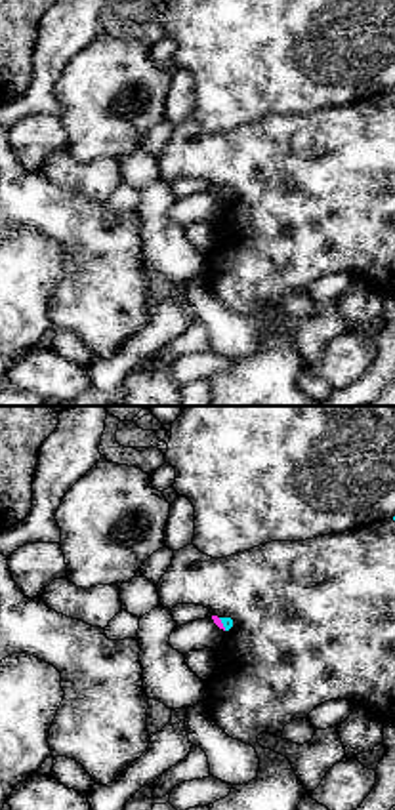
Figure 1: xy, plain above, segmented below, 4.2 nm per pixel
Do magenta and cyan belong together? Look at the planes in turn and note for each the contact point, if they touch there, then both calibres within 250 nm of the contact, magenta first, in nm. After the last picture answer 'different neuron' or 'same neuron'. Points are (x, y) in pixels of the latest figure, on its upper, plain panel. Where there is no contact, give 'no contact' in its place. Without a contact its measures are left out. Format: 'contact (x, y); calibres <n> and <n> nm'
contact (222, 197); calibres 30 and 50 nm

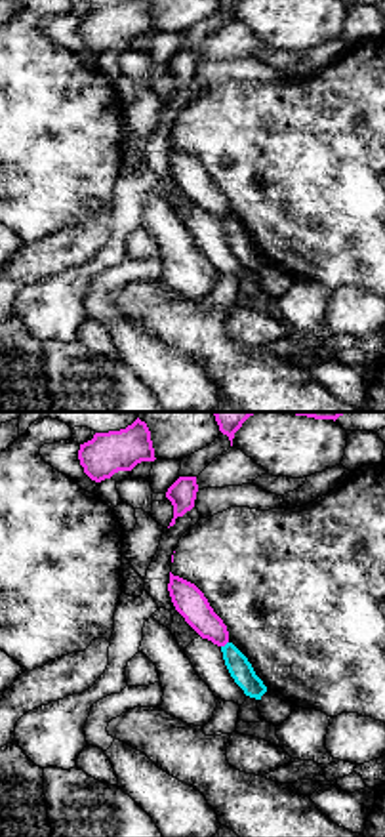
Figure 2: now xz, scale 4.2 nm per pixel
contact (223, 218); calibres 140 and 100 nm

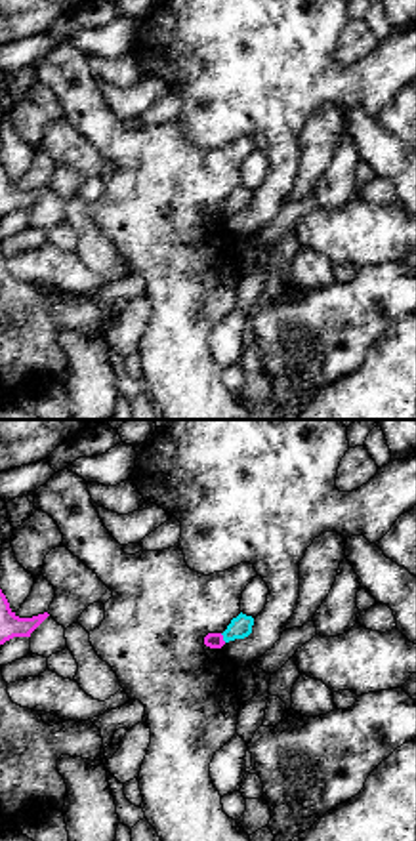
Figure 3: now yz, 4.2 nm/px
contact (222, 210); calibres 60 and 90 nm

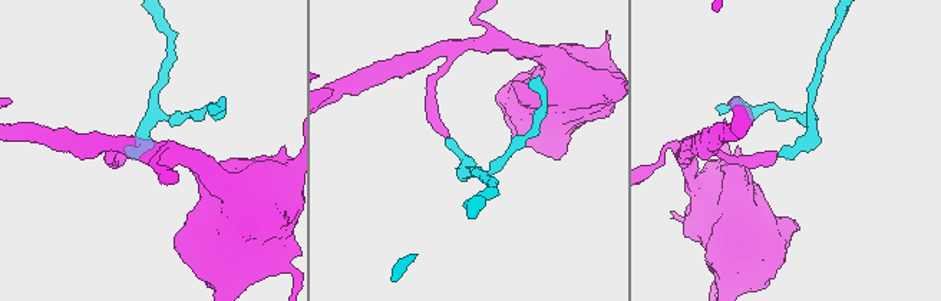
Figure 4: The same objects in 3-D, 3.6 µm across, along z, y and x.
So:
different neuron

